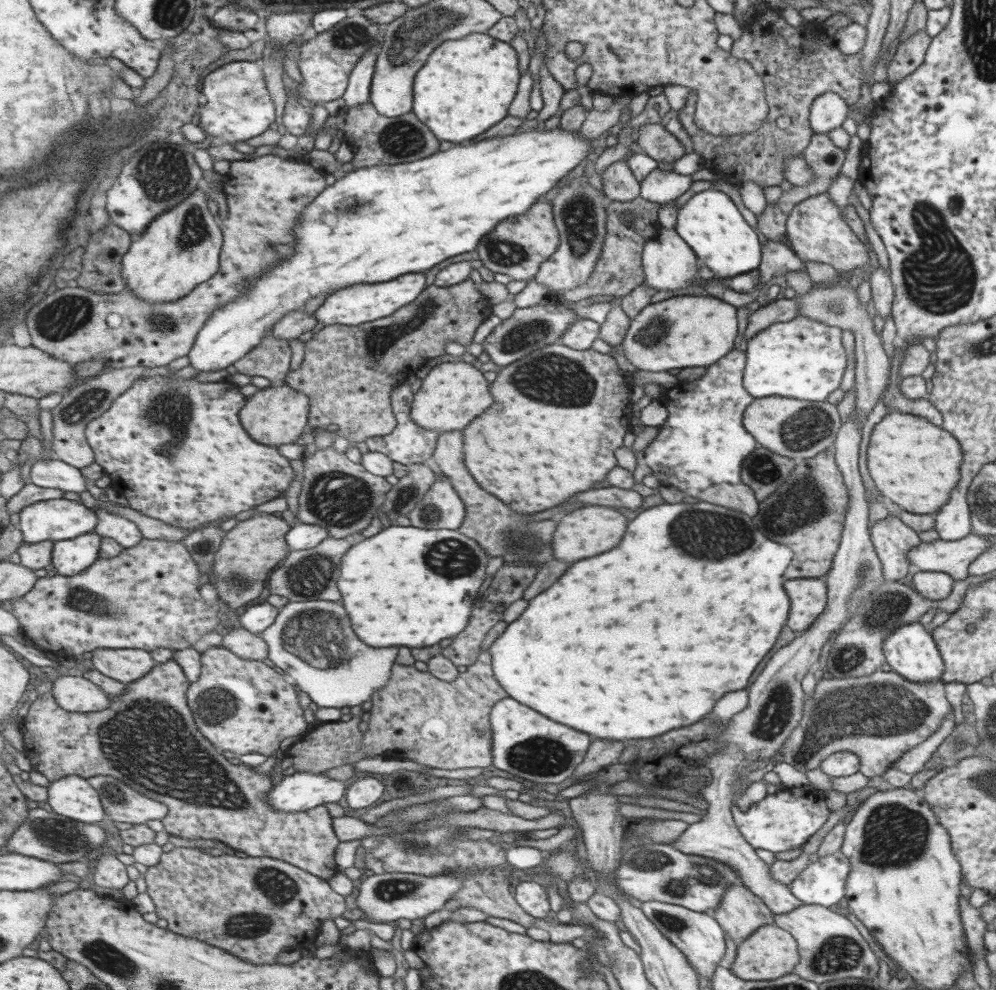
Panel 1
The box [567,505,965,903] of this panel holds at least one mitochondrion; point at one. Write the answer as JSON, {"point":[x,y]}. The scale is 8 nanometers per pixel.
{"point":[858,712]}

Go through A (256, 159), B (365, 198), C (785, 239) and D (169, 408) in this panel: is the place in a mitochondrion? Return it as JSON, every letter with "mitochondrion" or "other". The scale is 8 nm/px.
{"A":"other","B":"mitochondrion","C":"other","D":"mitochondrion"}

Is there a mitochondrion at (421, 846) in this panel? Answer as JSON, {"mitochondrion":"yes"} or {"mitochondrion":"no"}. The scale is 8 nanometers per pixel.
{"mitochondrion":"yes"}

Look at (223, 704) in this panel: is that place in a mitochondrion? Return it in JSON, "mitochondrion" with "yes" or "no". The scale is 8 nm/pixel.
{"mitochondrion":"yes"}

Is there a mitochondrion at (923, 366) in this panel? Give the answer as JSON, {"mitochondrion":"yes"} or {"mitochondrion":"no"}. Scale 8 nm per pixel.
{"mitochondrion":"no"}

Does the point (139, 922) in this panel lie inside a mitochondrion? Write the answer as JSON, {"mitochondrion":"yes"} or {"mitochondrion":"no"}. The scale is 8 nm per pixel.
{"mitochondrion":"no"}

